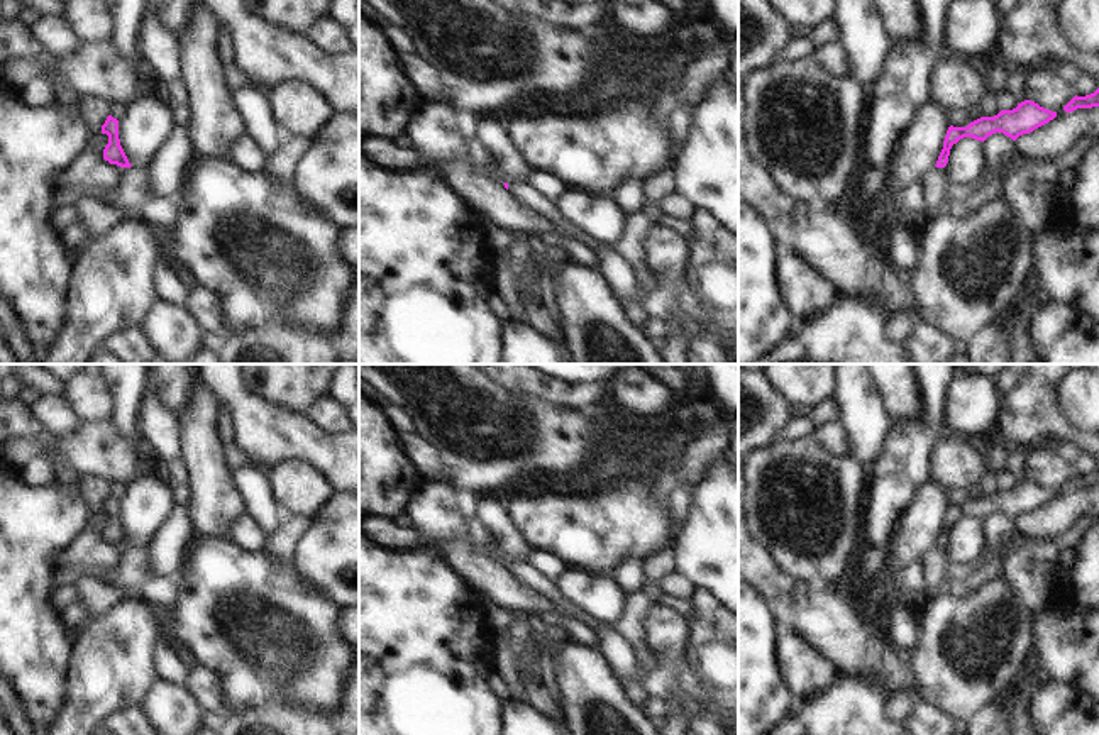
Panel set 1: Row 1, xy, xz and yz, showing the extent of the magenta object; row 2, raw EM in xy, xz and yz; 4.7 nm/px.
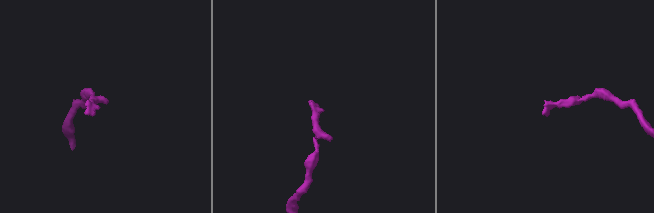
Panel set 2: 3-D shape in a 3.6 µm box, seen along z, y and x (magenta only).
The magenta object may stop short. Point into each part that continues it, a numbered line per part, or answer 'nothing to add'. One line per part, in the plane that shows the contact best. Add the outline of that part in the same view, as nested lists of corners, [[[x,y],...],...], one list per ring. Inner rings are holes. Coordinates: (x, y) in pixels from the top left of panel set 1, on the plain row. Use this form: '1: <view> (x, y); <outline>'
nothing to add

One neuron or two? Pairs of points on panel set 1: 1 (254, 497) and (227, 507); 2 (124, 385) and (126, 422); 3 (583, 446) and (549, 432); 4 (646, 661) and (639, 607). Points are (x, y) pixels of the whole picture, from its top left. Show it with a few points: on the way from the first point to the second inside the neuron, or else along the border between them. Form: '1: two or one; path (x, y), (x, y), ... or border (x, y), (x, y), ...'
1: two; border (234, 463), (232, 481), (242, 497), (246, 510)
2: one; path (126, 393), (126, 414)
3: one; path (574, 439), (557, 437)
4: one; path (639, 647), (637, 620)

